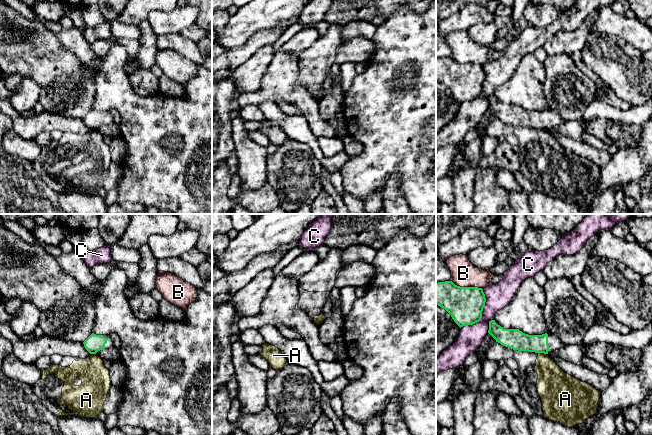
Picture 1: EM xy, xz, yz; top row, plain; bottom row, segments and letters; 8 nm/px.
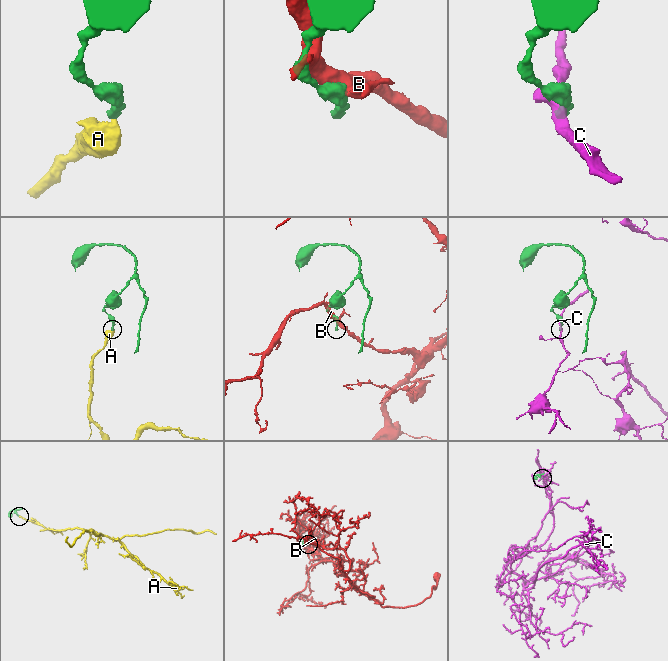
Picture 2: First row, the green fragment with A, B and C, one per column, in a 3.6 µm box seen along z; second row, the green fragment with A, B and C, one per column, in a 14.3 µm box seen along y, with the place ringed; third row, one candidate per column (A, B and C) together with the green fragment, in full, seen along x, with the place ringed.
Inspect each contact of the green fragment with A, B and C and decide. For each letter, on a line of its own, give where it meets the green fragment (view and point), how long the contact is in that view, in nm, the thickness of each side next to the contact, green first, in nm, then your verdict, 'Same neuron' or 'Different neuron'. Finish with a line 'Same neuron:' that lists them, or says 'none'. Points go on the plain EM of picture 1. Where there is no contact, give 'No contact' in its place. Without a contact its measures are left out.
A: Touches green at yz (542, 128). Shared border 70 nm. Thickness 160 nm (green) against 240 nm. Different neuron
B: Touches green at yz (466, 63). Shared border 280 nm. Thickness 280 nm (green) against 200 nm. Different neuron
C: Touches green at yz (481, 90). Shared border 380 nm. Thickness 280 nm (green) against 200 nm. Different neuron
Same neuron: none

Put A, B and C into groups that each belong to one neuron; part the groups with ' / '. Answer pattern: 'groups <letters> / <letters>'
groups A / B / C

